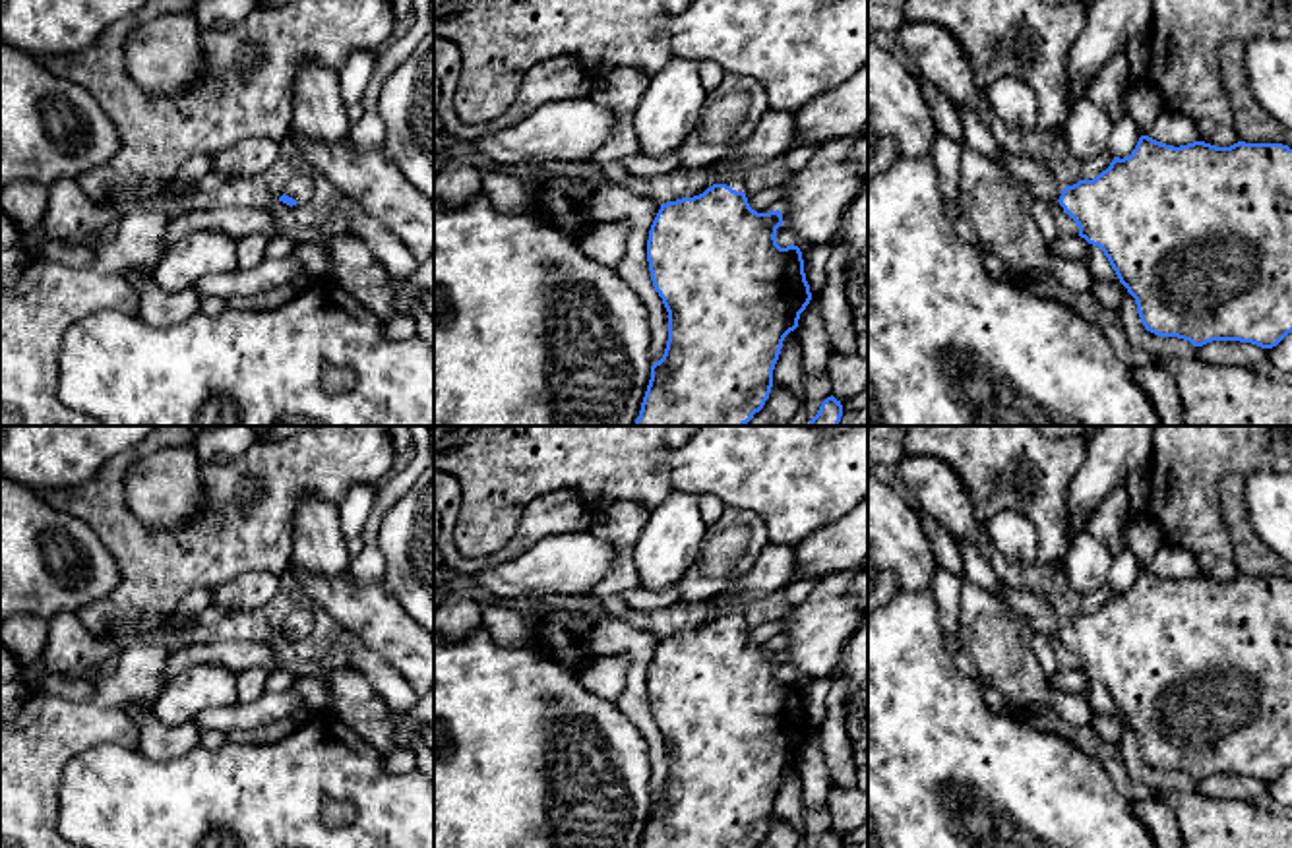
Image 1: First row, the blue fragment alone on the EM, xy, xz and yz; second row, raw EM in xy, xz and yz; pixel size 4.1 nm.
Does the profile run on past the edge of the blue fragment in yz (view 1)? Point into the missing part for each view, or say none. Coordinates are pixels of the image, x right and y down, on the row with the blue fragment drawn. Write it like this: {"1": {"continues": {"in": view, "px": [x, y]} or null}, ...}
{"1": {"continues": {"in": "yz", "px": [1023, 169]}}}

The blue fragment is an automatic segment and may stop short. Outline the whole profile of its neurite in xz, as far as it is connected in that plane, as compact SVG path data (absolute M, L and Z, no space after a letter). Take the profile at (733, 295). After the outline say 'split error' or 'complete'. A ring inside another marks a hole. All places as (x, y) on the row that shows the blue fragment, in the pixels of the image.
M769 108L754 134L719 161L711 188L693 197L661 203L649 230L647 261L653 287L668 312L668 341L662 358L651 366L651 379L633 426L746 426L769 399L783 341L798 327L812 292L800 248L777 244L781 211L754 211L744 194L744 178L784 155L792 139L792 114Z | split error

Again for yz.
M1141 136L1129 157L1114 157L1092 180L1060 184L1032 155L1003 151L1003 172L1034 199L1058 201L1077 223L1079 236L1098 246L1120 283L1135 298L1141 323L1160 337L1178 337L1193 347L1240 341L1277 347L1292 333L1292 149L1282 143L1216 147L1205 141L1166 145Z | split error

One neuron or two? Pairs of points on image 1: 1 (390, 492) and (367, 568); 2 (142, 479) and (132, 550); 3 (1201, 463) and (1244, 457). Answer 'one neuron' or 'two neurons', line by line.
1: one neuron
2: two neurons
3: one neuron

